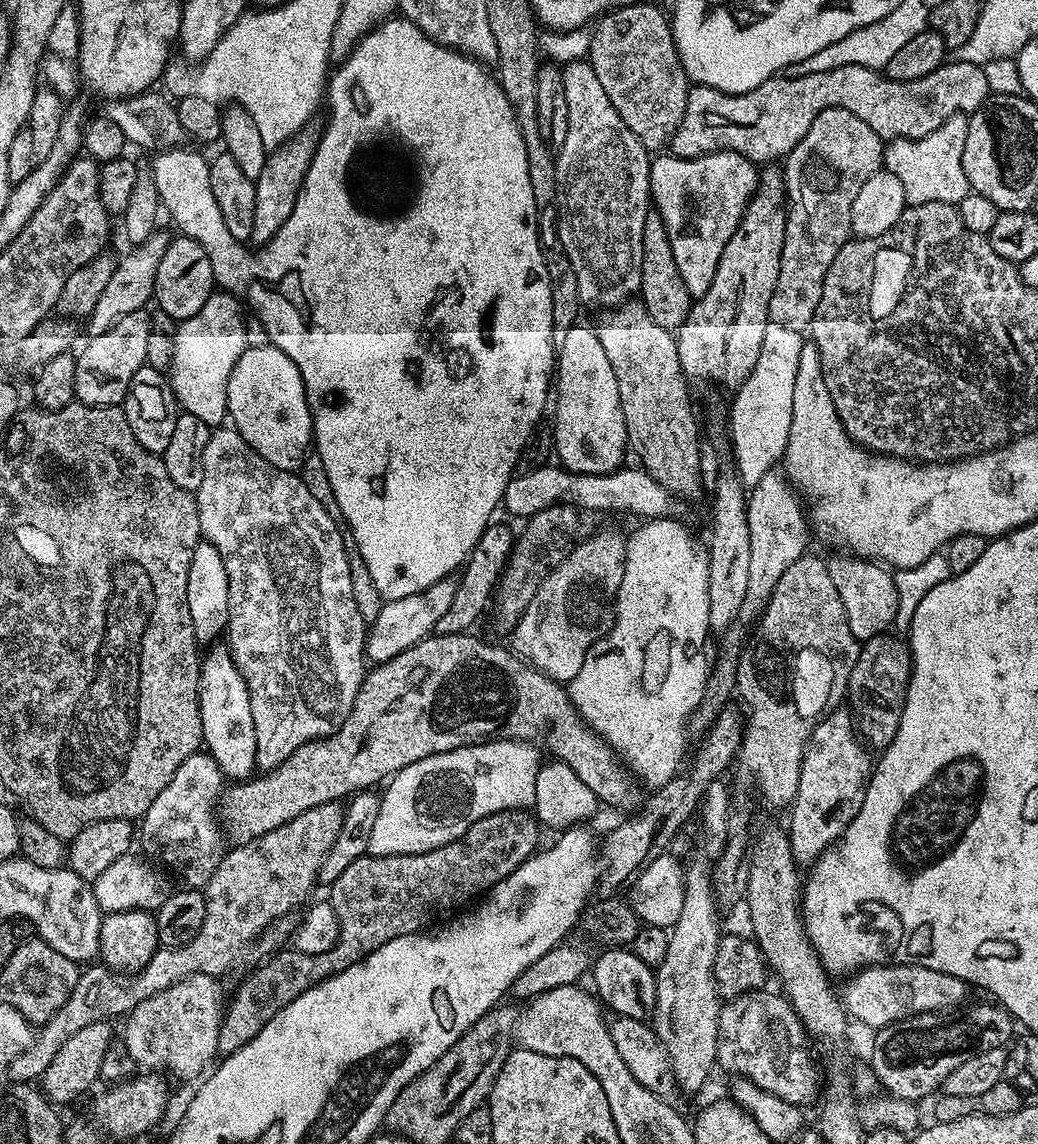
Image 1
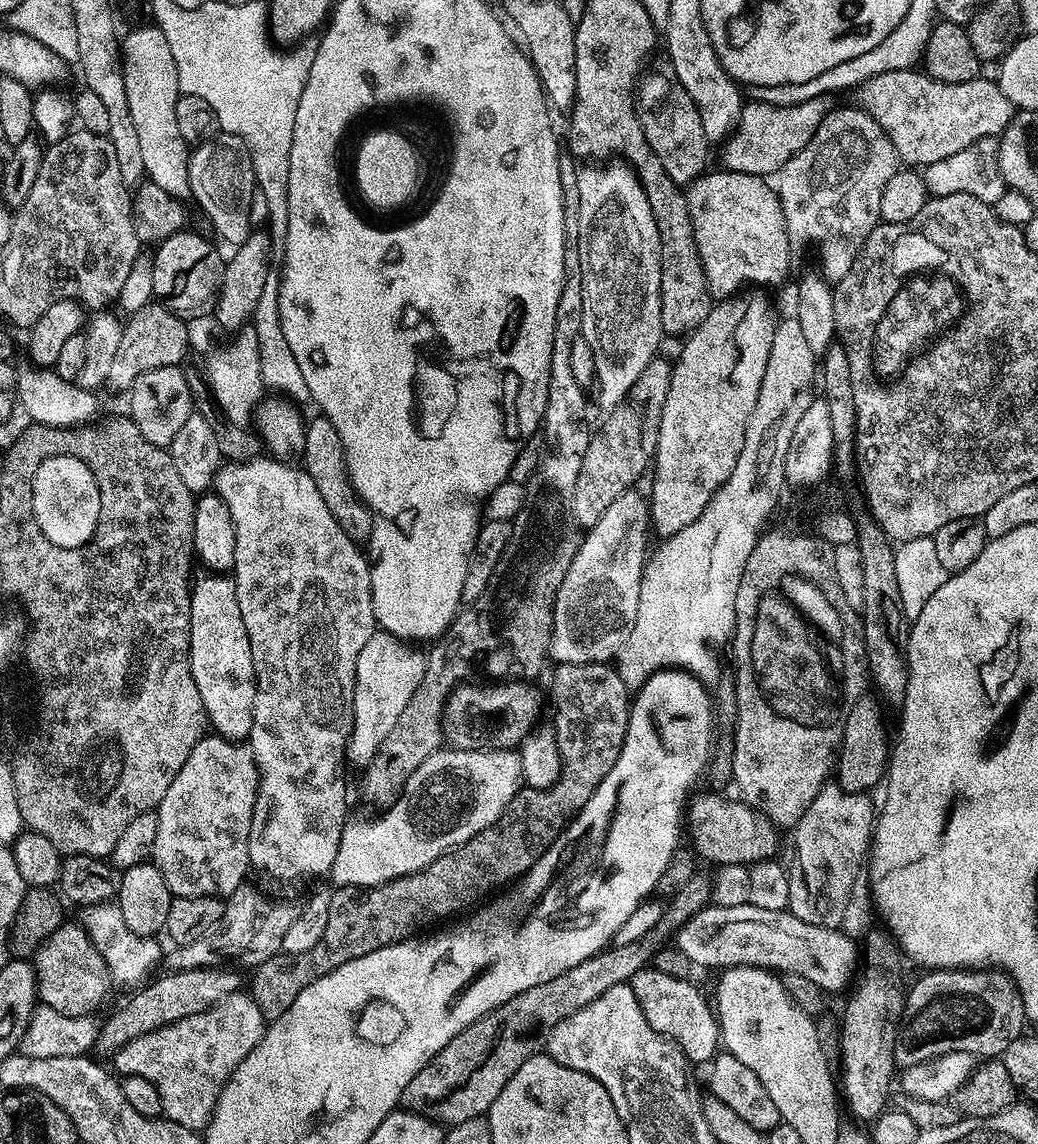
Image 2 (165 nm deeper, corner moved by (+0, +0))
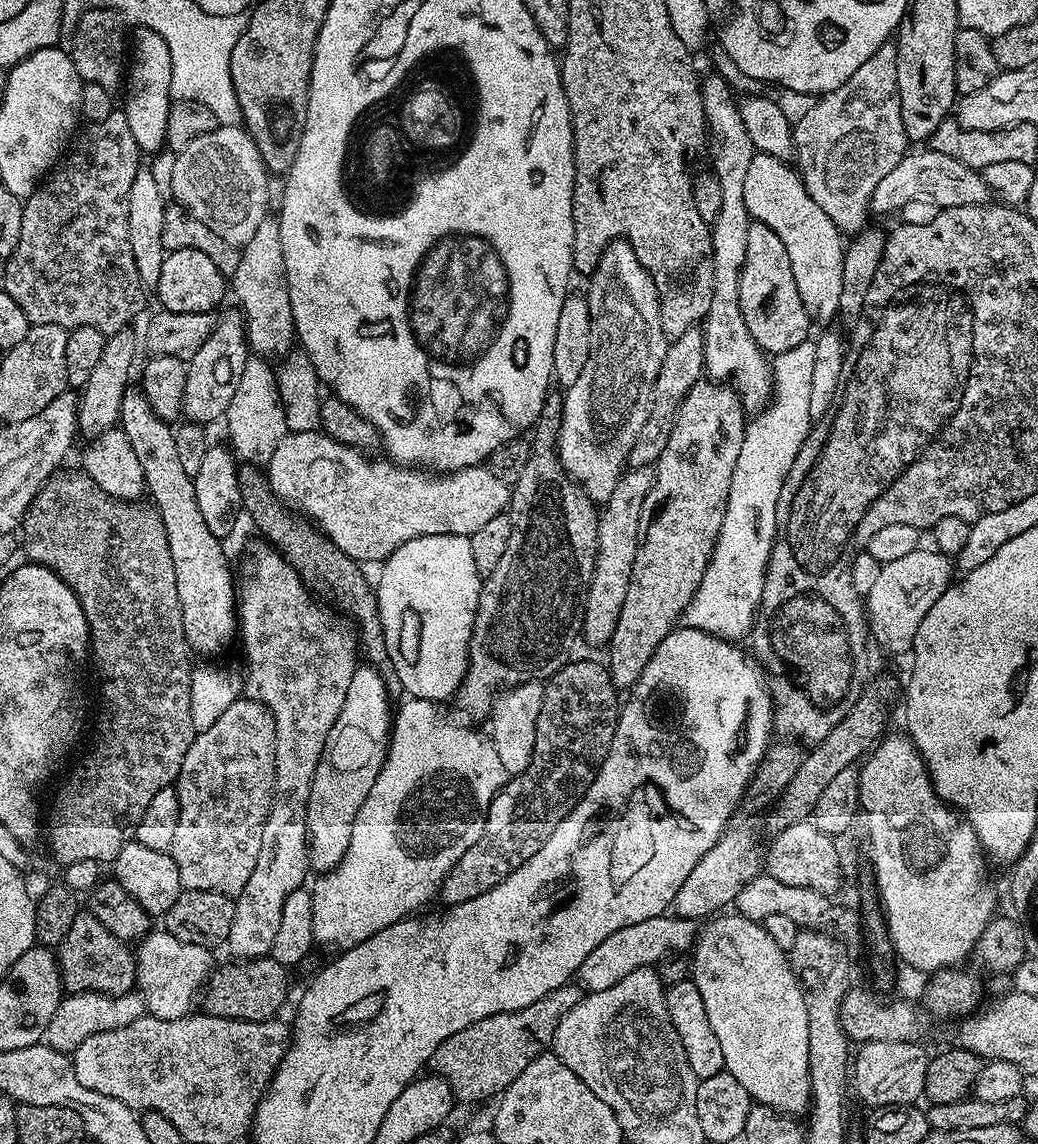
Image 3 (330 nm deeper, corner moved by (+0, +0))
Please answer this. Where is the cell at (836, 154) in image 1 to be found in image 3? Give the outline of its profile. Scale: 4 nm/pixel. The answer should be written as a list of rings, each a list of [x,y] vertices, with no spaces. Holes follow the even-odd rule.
[[[889,42],[874,50],[870,59],[862,62],[862,66],[858,66],[858,70],[854,70],[854,74],[850,74],[842,86],[838,86],[838,90],[823,93],[806,113],[806,118],[794,125],[792,134],[795,140],[794,160],[810,198],[814,198],[814,202],[818,202],[818,206],[830,214],[841,233],[859,232],[869,223],[871,195],[878,182],[882,182],[882,178],[886,178],[886,174],[898,166],[910,148],[908,135],[902,126],[895,43]]]

